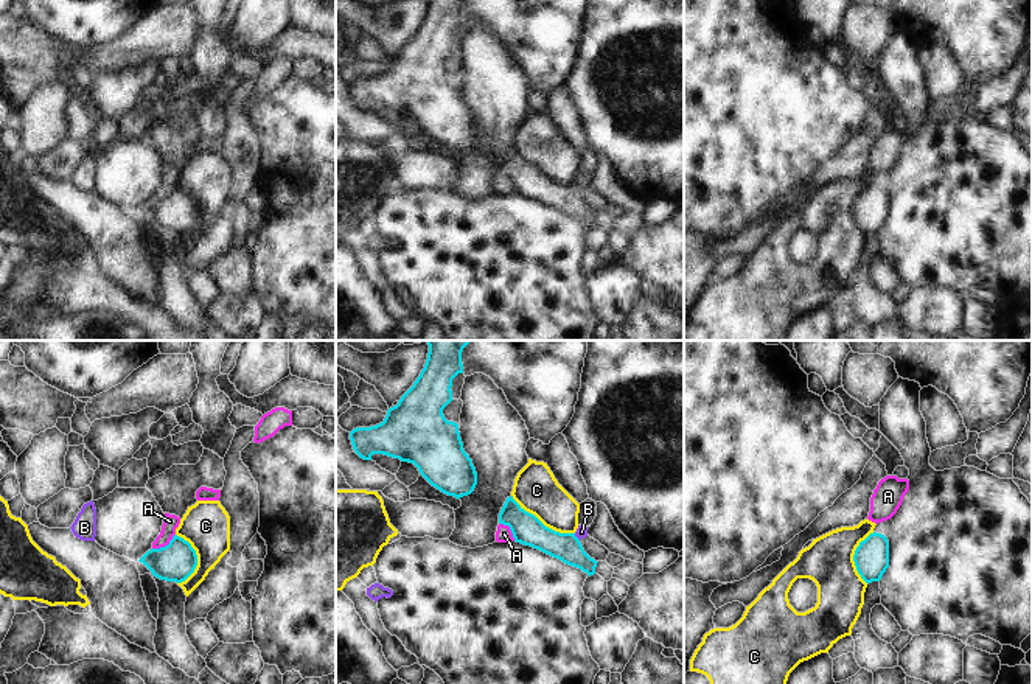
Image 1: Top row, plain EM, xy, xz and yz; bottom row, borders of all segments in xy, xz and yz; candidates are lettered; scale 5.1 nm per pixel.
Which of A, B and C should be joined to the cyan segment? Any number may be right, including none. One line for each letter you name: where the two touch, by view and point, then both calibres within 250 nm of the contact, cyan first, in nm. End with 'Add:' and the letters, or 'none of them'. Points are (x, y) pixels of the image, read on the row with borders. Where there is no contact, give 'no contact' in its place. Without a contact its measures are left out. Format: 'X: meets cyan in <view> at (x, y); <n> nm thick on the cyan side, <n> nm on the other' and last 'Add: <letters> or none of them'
Add: none of them

